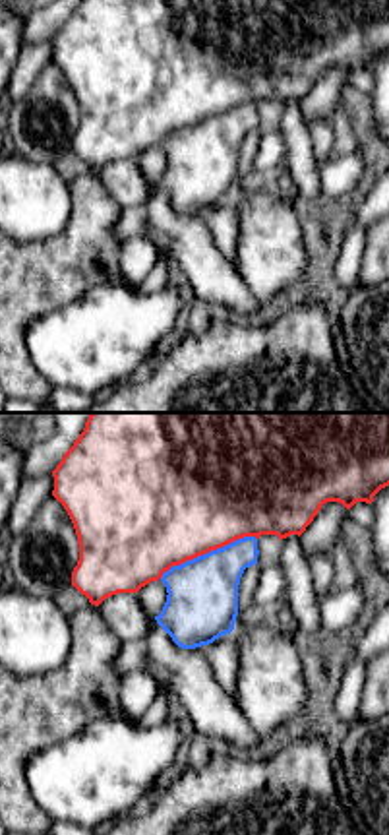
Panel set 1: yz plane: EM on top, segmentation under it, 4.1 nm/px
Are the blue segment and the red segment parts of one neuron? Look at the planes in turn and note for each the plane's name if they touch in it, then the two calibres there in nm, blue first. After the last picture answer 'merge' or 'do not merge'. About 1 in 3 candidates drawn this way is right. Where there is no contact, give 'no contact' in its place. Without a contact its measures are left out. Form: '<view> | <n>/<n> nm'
yz | 300/500 nm

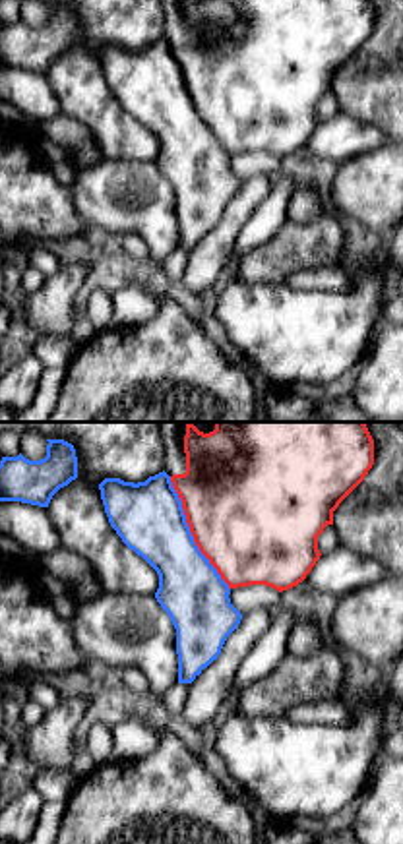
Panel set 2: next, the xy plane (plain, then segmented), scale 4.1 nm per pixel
xy | 280/500 nm

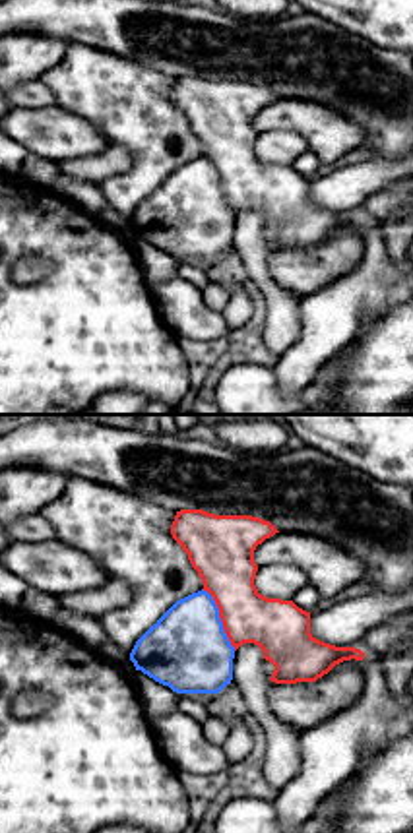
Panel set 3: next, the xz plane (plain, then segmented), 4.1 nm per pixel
xz | 340/240 nm

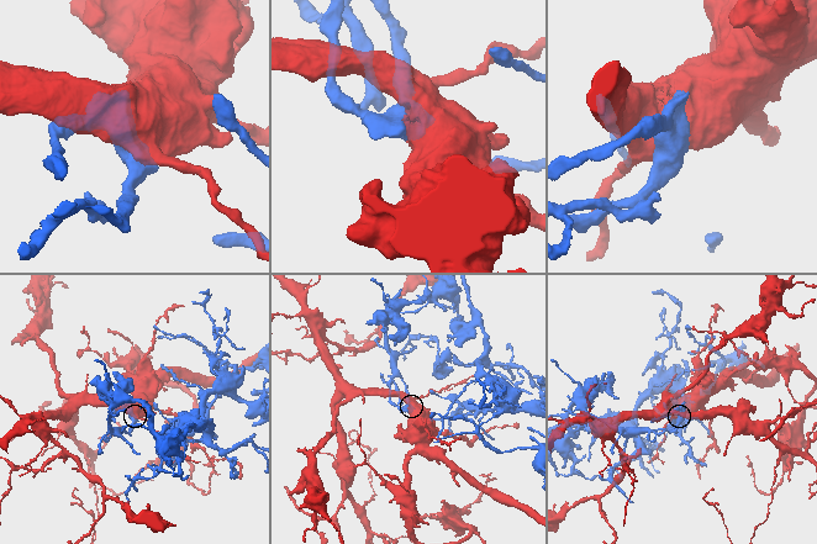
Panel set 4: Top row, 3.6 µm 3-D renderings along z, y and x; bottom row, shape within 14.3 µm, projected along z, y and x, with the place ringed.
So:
do not merge

